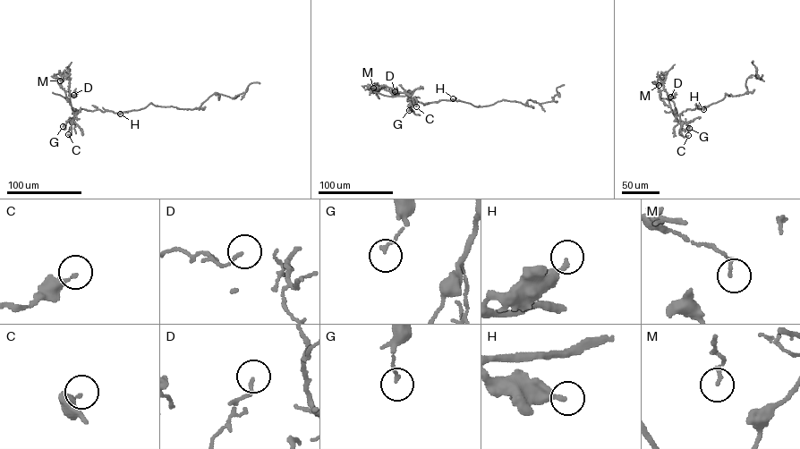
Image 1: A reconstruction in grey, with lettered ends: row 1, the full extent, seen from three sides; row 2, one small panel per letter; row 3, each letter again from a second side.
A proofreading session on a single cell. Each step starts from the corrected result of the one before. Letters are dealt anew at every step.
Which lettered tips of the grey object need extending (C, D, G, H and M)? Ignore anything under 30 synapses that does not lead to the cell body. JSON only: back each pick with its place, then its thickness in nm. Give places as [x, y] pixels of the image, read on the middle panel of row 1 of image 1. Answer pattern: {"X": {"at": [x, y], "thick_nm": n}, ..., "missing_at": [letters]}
{"missing_at": []}

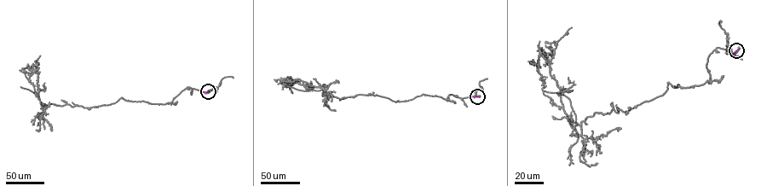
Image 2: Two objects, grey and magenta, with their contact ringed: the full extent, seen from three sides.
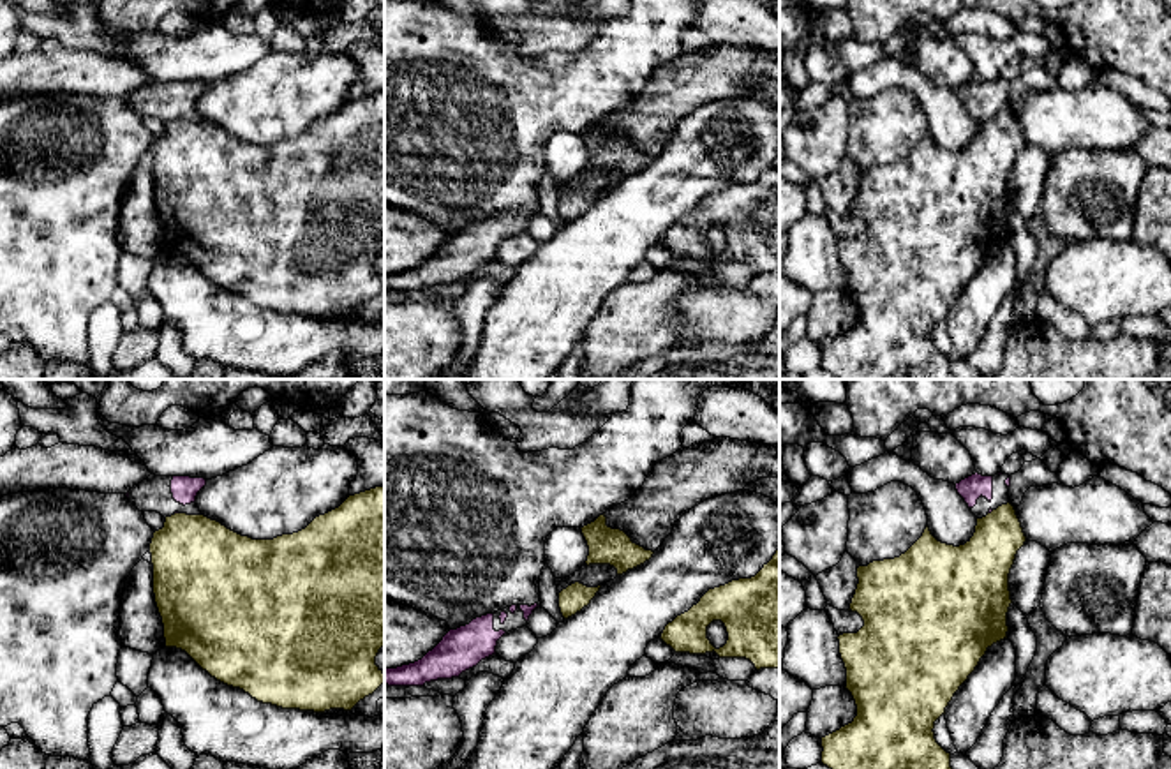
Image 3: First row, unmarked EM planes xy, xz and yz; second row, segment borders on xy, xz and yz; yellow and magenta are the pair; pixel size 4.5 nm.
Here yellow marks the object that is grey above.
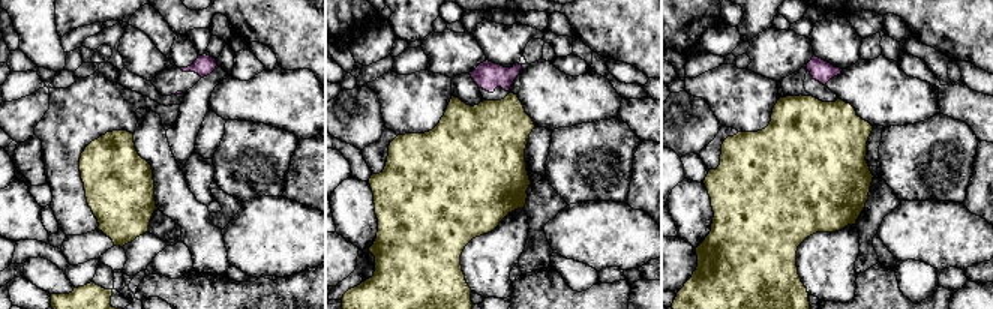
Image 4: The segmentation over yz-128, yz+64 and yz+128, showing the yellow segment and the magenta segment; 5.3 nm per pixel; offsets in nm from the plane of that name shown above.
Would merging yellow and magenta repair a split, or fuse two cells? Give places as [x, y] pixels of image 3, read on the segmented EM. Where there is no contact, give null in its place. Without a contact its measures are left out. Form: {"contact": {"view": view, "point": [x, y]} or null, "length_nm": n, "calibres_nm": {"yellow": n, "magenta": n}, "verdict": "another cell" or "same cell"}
{"contact": {"view": "yz", "point": [991, 512]}, "length_nm": 40, "calibres_nm": {"yellow": 260, "magenta": 20}, "verdict": "another cell"}

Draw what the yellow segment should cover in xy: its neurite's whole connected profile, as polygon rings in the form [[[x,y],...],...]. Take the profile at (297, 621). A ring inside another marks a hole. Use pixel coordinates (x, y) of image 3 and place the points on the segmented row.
[[[384,487],[349,496],[305,529],[273,540],[242,536],[205,515],[175,513],[153,533],[150,554],[166,647],[185,651],[217,681],[263,704],[314,713],[351,711],[384,684],[376,665],[384,646]]]

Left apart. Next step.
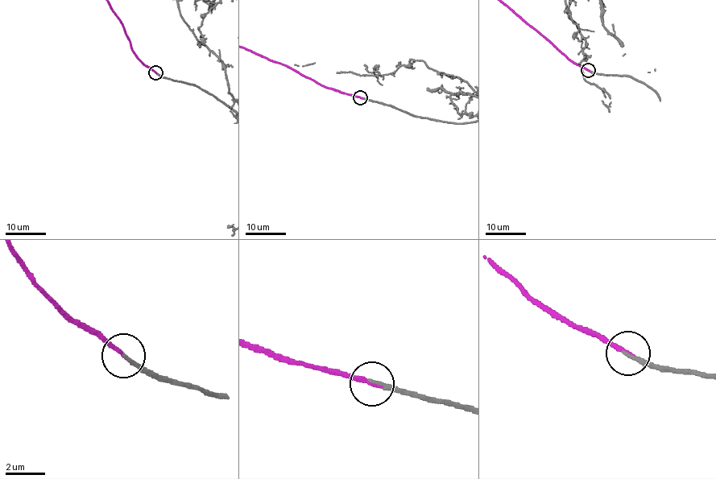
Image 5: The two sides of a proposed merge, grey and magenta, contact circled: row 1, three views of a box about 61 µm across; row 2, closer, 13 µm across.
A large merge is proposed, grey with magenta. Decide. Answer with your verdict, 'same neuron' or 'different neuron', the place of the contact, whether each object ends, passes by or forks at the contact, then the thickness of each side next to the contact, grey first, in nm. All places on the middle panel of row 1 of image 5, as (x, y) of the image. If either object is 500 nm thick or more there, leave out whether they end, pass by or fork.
same neuron; place (360, 97); grey ends; magenta ends; calibres 160 and 220 nm

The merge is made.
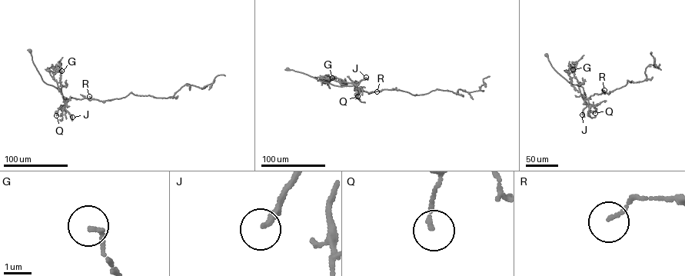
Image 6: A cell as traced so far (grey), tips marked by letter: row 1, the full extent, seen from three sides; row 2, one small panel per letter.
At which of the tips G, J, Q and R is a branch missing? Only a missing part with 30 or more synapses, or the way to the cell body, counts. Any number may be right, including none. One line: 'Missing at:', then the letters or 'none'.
Missing at: J

